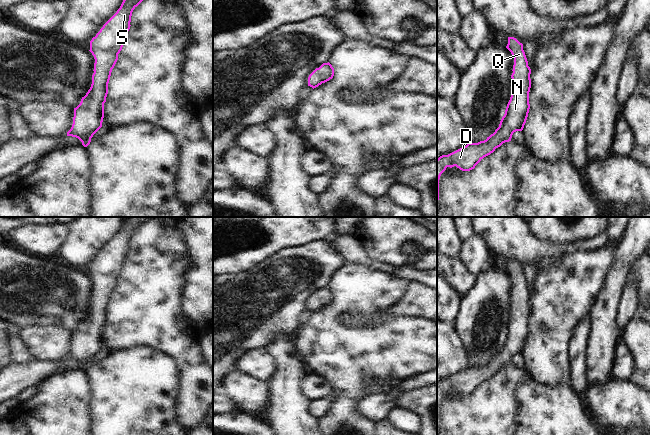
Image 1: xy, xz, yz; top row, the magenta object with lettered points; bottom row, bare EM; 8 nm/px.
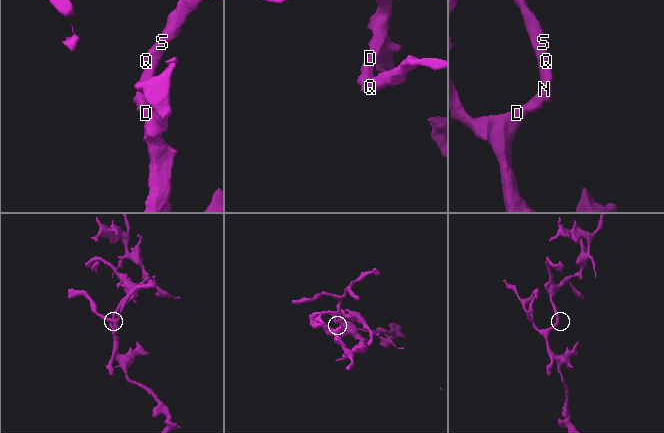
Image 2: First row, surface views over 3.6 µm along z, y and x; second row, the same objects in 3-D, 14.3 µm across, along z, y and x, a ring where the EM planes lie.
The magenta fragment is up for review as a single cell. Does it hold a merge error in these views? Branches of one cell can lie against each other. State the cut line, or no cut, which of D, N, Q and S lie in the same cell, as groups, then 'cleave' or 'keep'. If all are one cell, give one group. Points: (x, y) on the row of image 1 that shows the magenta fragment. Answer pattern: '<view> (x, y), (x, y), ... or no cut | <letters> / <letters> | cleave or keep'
no cut | D N Q S | keep

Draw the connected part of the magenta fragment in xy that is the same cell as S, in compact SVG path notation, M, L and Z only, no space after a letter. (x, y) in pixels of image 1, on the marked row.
M123 0L117 12L103 25L100 31L90 41L90 52L94 56L94 73L92 84L88 92L82 97L80 104L74 108L73 124L67 132L67 136L78 138L84 147L87 147L93 135L102 127L104 118L104 103L108 94L108 83L112 69L114 68L118 54L122 50L127 33L130 29L130 22L133 10L143 0Z

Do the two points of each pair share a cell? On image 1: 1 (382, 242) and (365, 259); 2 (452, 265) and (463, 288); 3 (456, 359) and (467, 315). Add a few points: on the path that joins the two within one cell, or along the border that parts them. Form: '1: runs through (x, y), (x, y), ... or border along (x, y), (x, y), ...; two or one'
1: border along (356, 235), (359, 242), (373, 258), (391, 264); two
2: runs through (453, 271), (463, 282); one
3: border along (453, 325), (464, 347), (470, 354), (470, 360); two

